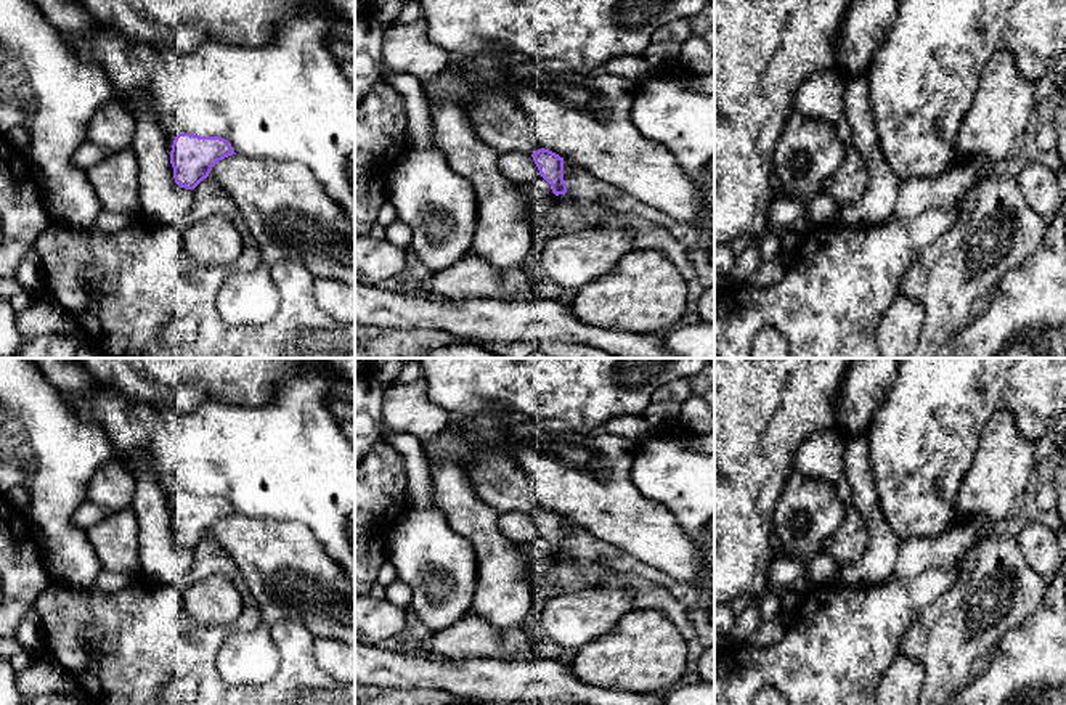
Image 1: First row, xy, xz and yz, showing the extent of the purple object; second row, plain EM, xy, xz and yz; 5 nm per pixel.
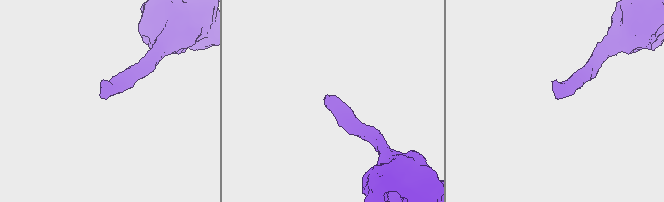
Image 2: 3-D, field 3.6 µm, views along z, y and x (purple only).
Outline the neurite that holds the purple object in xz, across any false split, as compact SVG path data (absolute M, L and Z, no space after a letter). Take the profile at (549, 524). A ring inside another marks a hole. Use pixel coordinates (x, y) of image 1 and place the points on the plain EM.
M490 406L467 418L461 430L470 443L470 459L464 466L480 499L498 512L530 514L555 556L567 552L564 517L544 509L517 466L509 443L509 421L504 406Z

